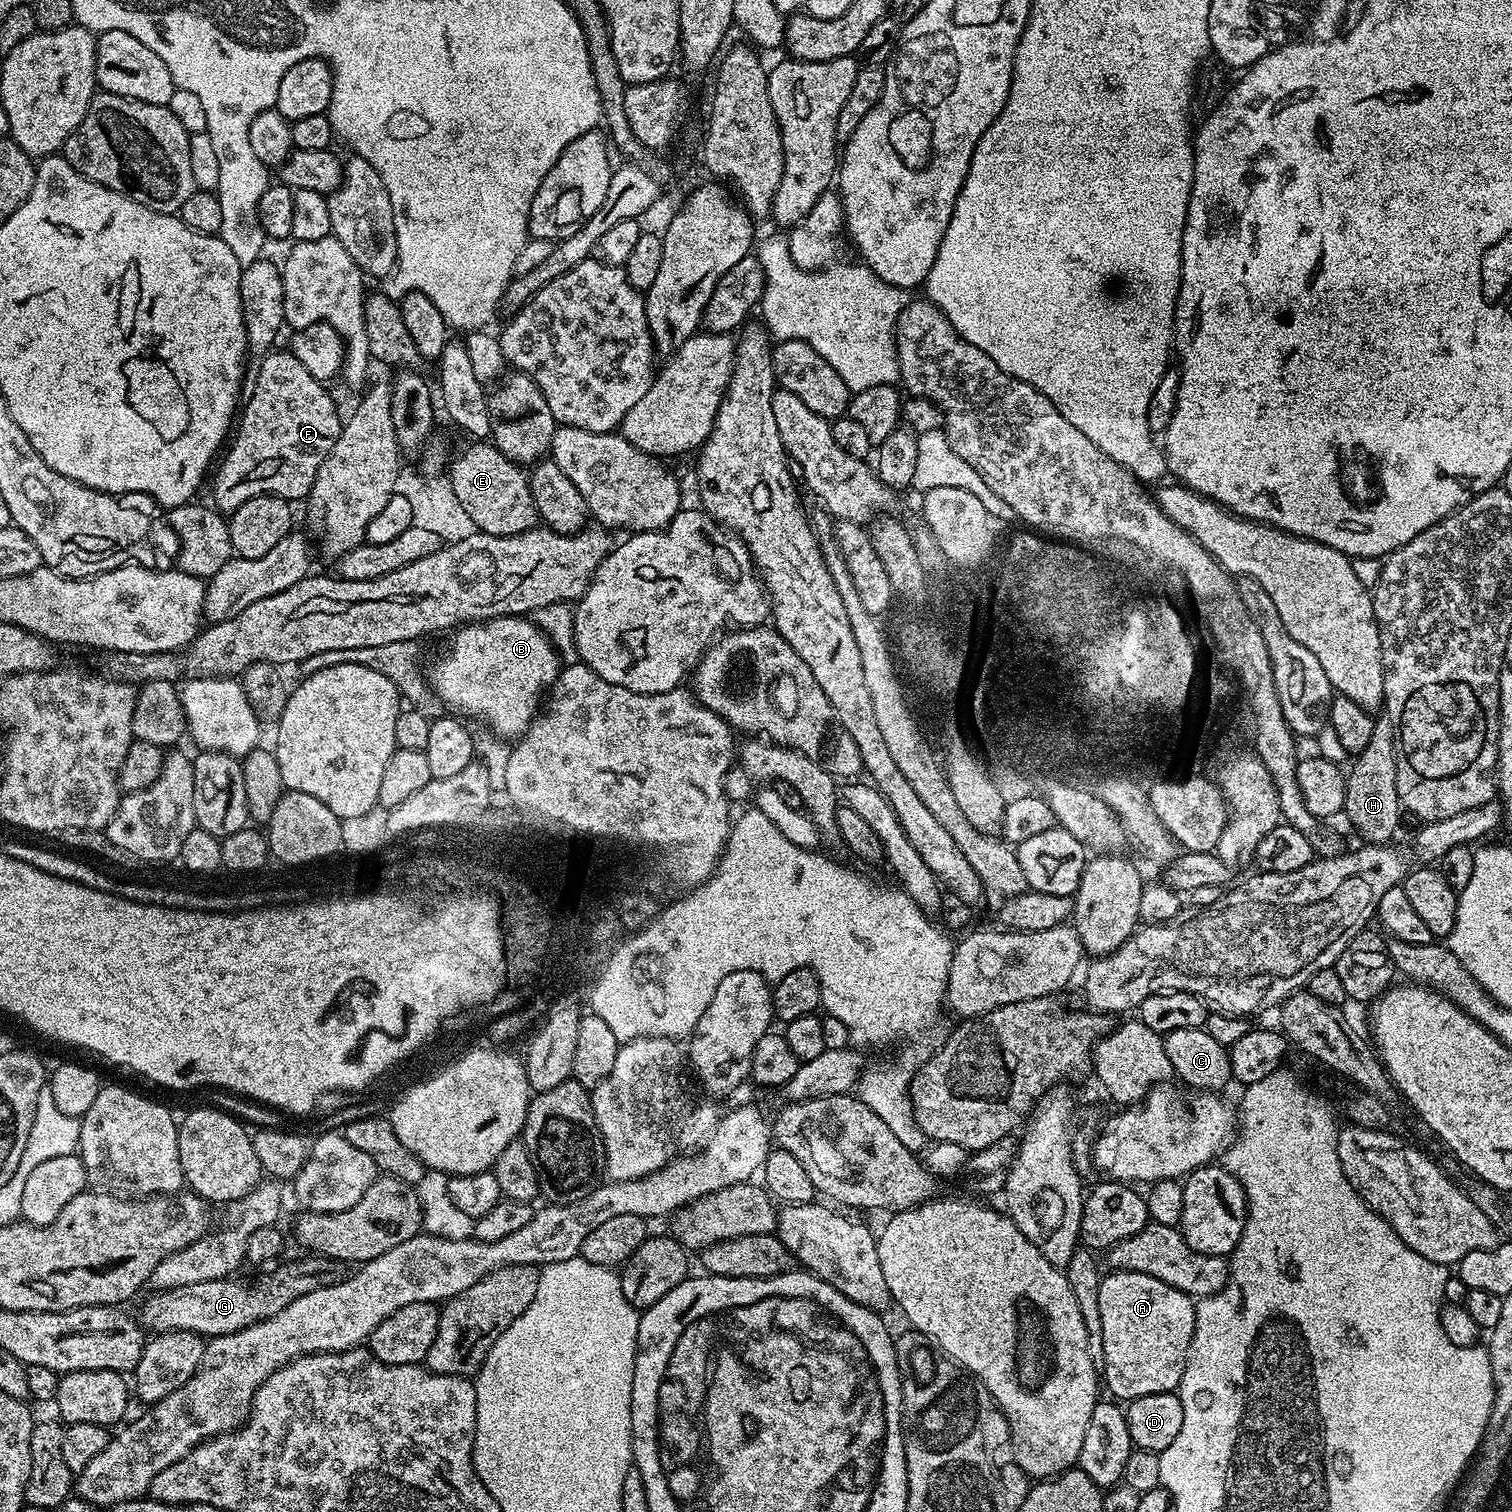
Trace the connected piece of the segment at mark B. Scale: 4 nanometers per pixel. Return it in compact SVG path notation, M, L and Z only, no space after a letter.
M524 616L469 622L457 627L451 636L448 649L432 664L430 688L434 696L449 704L453 713L477 716L492 724L505 741L523 736L541 707L546 689L560 673L562 661L556 647L537 624Z

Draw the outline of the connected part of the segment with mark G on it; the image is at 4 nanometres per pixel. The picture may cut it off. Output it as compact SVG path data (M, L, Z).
M319 1254L309 1255L309 1260L300 1260L297 1264L288 1264L253 1284L243 1284L240 1278L225 1278L198 1282L194 1286L171 1288L165 1292L156 1290L144 1300L138 1311L138 1320L149 1333L157 1334L168 1331L190 1331L199 1333L204 1338L234 1334L246 1326L268 1320L274 1314L296 1298L310 1294L314 1290L337 1284L342 1278L341 1261L329 1260Z

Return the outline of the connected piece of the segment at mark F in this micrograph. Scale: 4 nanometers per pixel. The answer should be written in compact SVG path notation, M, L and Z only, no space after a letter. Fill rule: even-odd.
M273 350L263 357L259 361L259 364L258 372L257 374L254 374L254 390L248 393L247 398L243 403L233 438L225 451L225 454L227 454L224 458L223 456L221 457L221 460L219 461L219 464L221 464L220 466L219 464L217 465L217 468L215 469L215 472L217 472L216 474L214 472L212 476L212 479L214 478L212 484L213 507L216 508L218 512L228 516L231 515L238 506L242 506L243 502L249 501L250 498L254 497L280 496L289 502L297 502L296 500L298 499L300 499L300 501L305 499L308 492L312 489L314 478L317 477L322 462L329 456L329 452L333 449L334 442L337 441L338 434L343 428L342 416L339 416L331 396L325 389L327 387L321 381L316 380L314 376L306 370L306 366L302 365L302 362L298 361L298 358L294 358L290 350L284 350L284 352Z

